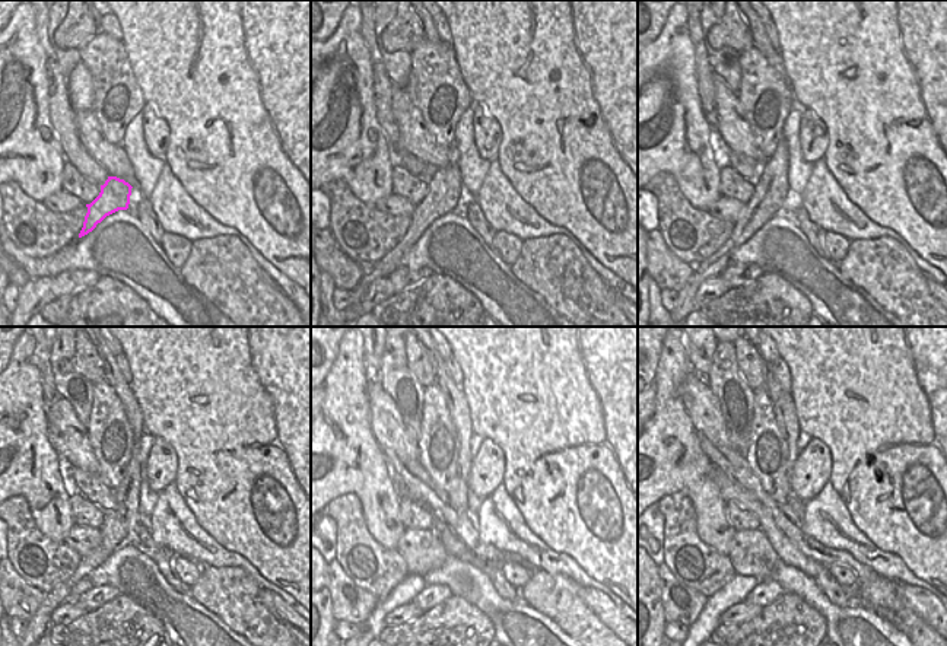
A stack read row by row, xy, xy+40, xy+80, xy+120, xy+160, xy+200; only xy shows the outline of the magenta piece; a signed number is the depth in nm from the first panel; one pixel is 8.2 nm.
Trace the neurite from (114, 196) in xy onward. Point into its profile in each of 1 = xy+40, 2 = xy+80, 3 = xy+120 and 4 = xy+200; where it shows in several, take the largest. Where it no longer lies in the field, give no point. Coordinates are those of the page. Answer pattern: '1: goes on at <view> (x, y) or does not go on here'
1: goes on at xy+40 (444, 190)
2: goes on at xy+80 (771, 190)
3: goes on at xy+120 (116, 525)
4: goes on at xy+200 (782, 401)

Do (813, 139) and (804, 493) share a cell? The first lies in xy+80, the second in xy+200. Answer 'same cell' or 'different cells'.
same cell

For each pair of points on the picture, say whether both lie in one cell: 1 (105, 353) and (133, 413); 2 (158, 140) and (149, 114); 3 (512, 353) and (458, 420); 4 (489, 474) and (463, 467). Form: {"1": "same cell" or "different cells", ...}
{"1": "same cell", "2": "same cell", "3": "different cells", "4": "different cells"}

